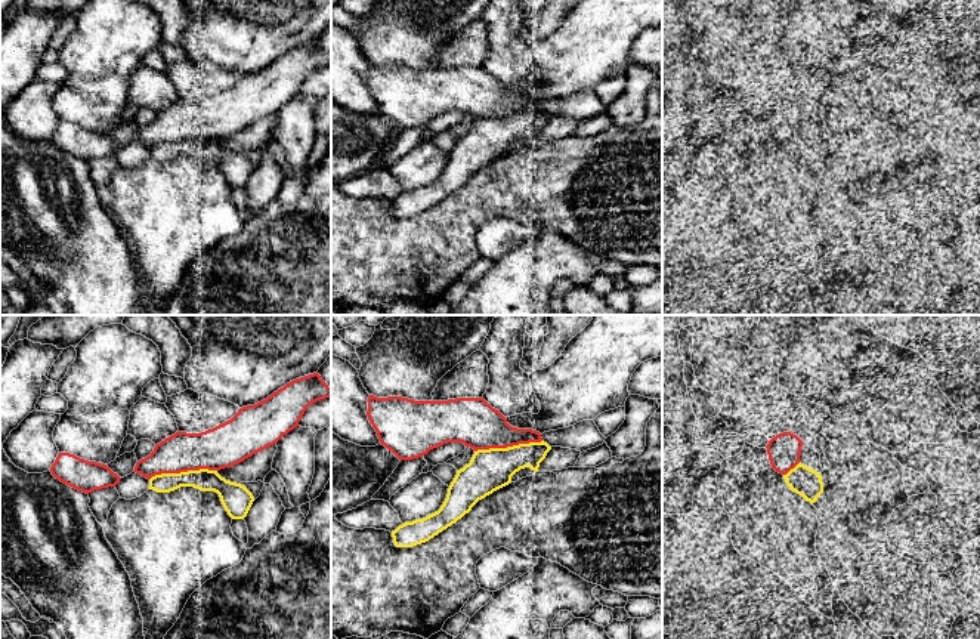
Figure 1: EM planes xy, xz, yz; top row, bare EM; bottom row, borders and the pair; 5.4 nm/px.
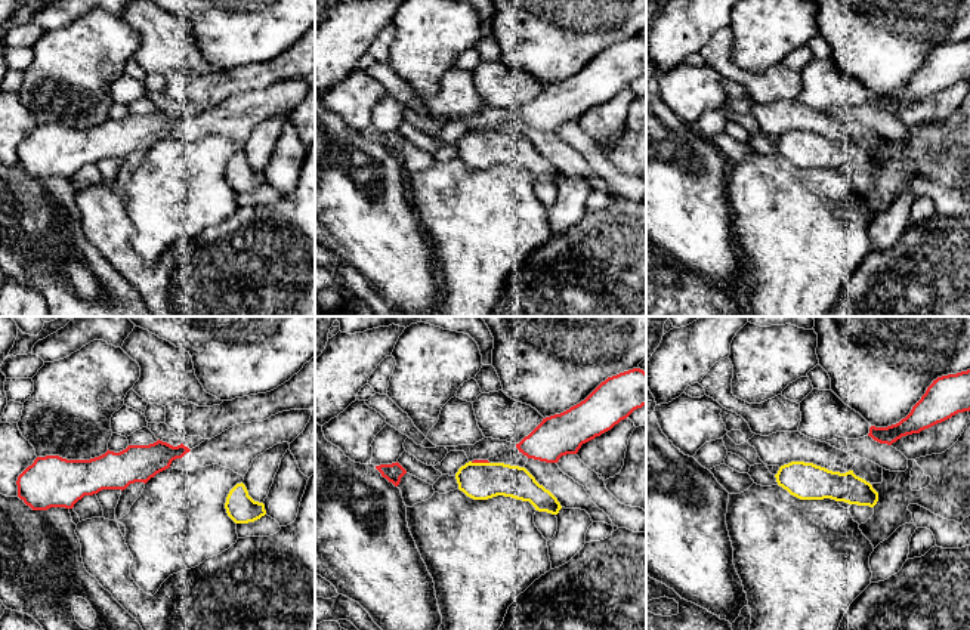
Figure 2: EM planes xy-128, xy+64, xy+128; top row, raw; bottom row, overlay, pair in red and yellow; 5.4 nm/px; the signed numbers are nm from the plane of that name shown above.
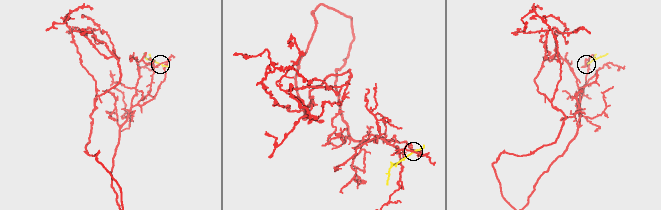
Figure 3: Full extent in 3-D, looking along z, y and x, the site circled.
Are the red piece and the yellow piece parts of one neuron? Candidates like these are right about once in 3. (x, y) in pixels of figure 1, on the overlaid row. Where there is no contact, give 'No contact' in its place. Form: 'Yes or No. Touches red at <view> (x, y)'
No. Touches red at xy (182, 471)

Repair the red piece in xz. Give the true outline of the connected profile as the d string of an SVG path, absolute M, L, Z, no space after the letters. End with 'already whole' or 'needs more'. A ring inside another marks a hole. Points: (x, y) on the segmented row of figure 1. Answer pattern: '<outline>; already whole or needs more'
M370 395L367 416L377 432L380 444L399 460L423 457L430 450L448 442L463 442L477 451L542 441L541 433L537 430L510 426L507 419L483 398L414 401L402 396L377 398Z; already whole

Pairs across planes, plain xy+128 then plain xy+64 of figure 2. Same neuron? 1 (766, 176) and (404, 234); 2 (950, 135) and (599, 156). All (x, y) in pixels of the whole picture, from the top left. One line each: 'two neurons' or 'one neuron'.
1: two neurons
2: two neurons

